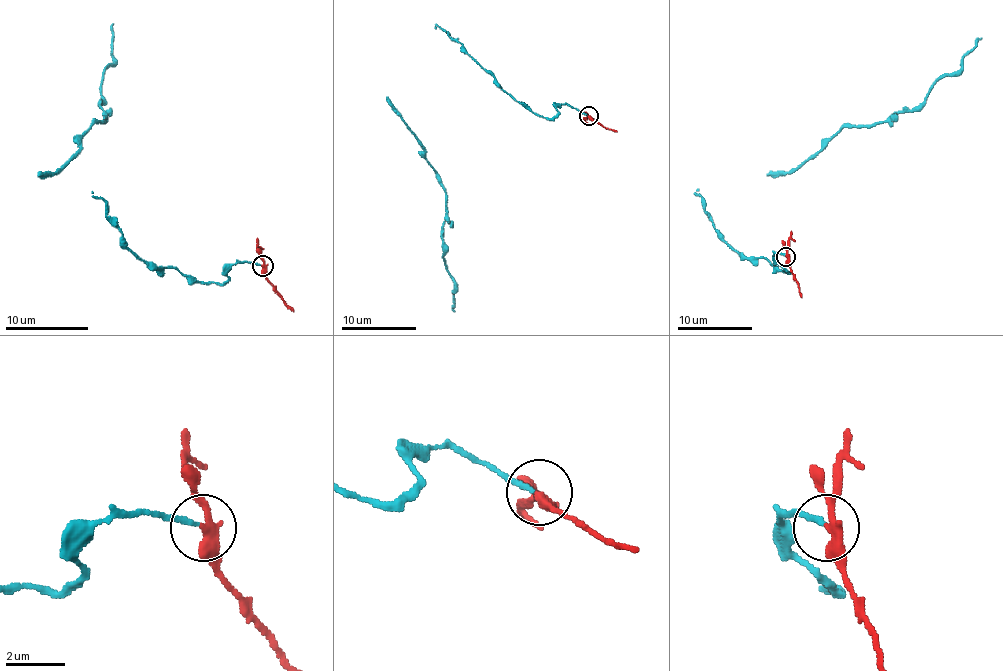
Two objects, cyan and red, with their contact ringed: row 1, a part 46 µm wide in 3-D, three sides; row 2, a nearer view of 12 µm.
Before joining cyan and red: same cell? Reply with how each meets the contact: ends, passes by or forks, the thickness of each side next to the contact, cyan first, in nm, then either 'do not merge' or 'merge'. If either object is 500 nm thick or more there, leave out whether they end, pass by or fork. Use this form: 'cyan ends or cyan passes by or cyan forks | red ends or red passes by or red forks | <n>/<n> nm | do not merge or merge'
cyan ends | red passes by | 160/320 nm | do not merge

